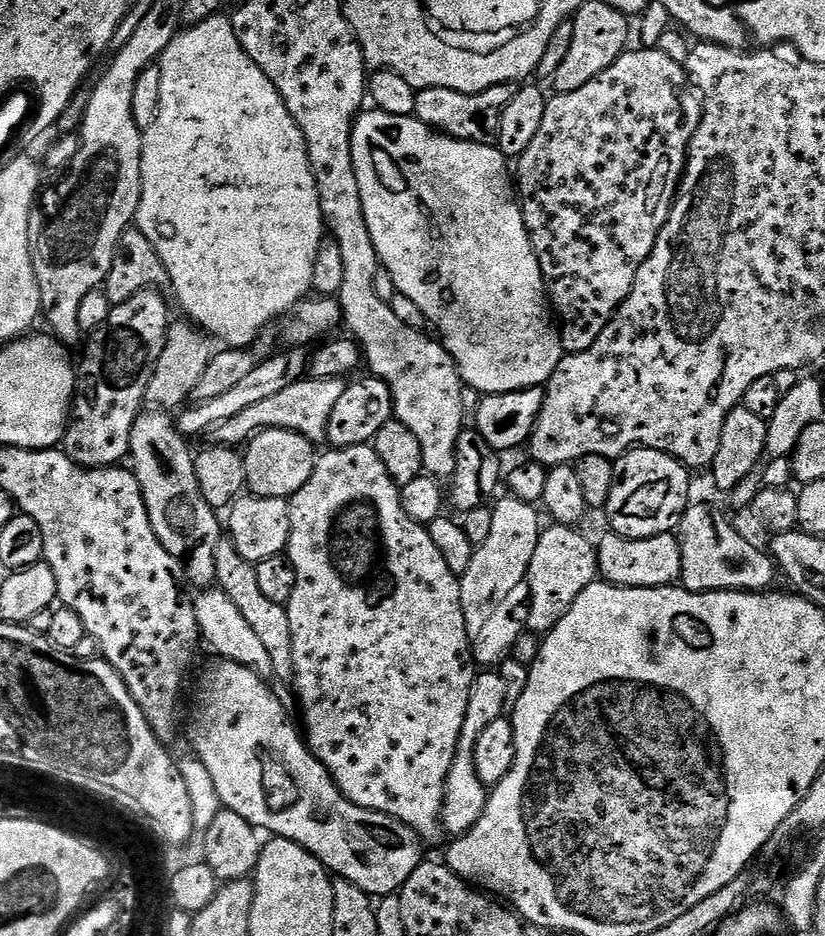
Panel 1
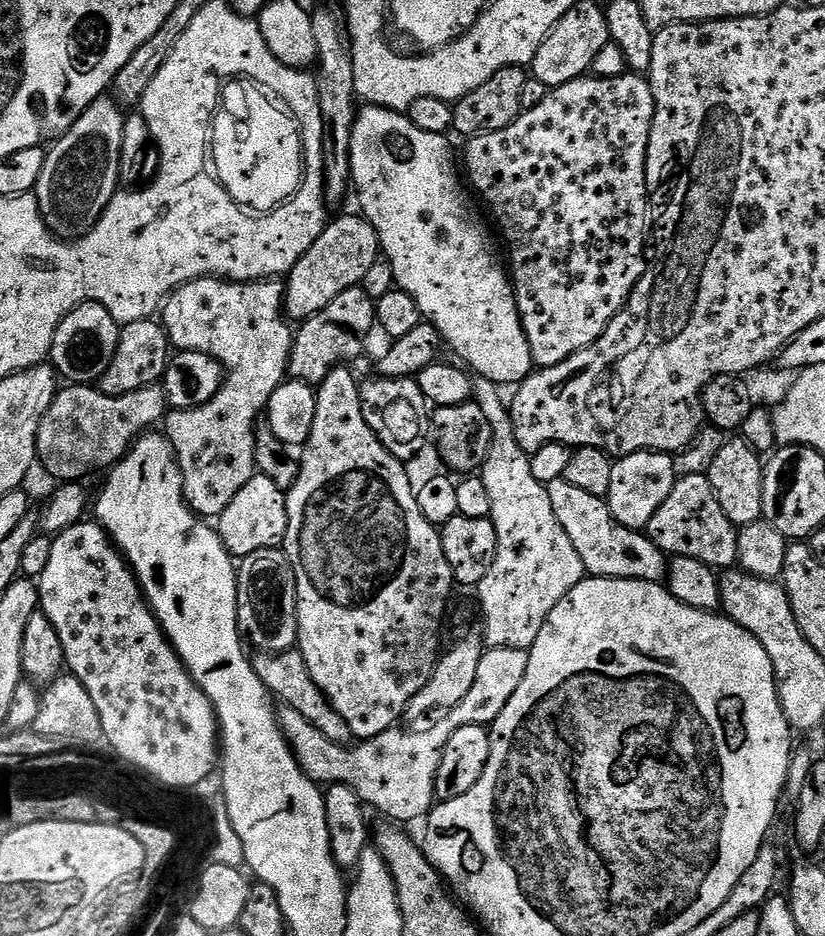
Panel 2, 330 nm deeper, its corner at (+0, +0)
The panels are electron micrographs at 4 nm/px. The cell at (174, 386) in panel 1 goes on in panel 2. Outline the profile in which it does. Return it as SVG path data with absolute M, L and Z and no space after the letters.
M159 383L134 390L130 394L108 396L99 387L90 384L68 384L57 391L50 410L38 426L36 439L36 458L39 467L44 467L56 482L80 482L83 476L92 476L95 472L111 470L124 459L128 449L149 430L161 423L169 415L167 394Z

